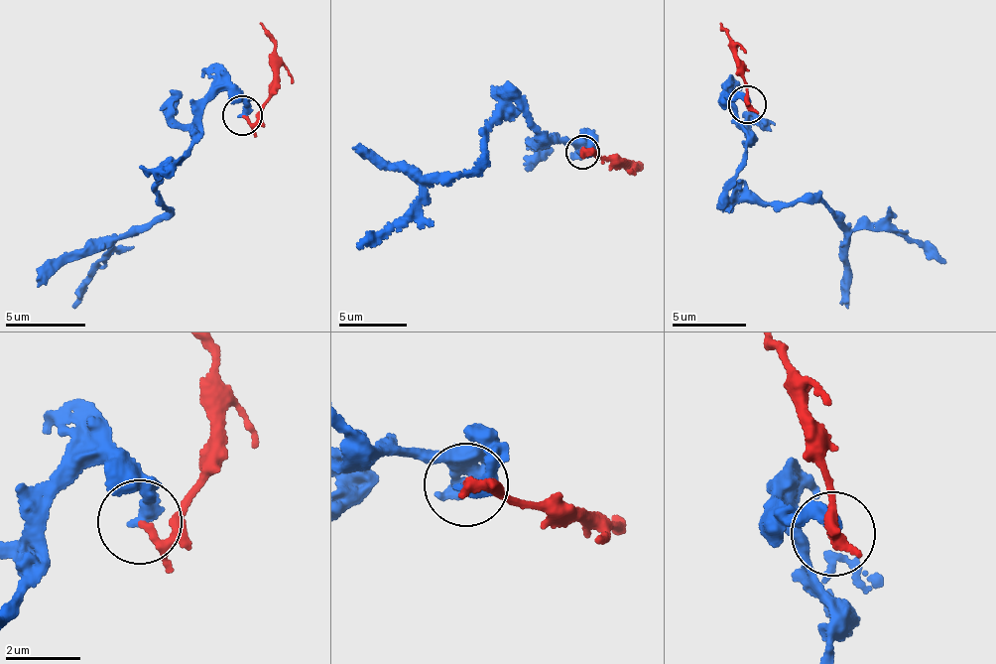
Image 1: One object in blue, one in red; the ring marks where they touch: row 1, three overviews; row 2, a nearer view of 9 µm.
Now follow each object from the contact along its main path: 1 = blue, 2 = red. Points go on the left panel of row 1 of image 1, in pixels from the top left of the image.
1: (241, 116), (239, 98), (219, 90), (190, 153), (164, 164), (157, 188), (171, 209), (112, 240), (73, 308)
2: (241, 116), (259, 112), (270, 92), (275, 40), (259, 23)

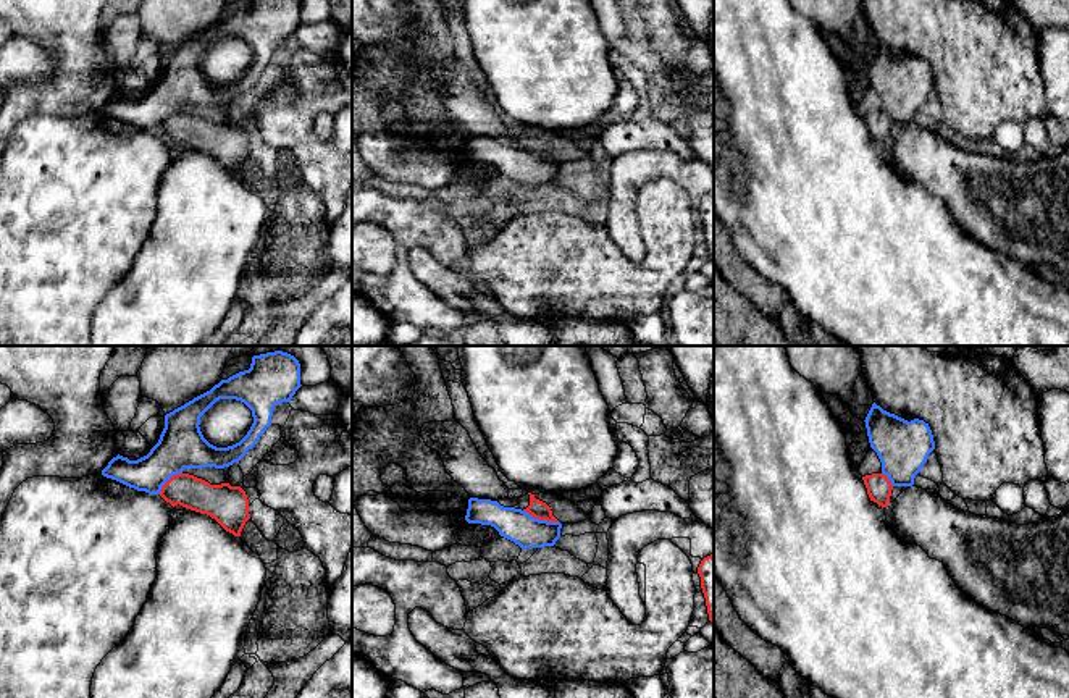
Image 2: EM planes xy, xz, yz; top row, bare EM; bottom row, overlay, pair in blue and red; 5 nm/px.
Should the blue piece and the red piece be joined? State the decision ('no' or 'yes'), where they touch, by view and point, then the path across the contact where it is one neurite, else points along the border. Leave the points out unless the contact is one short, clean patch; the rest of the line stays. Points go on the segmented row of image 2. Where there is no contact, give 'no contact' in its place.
no | xz (541, 521) | along xz (524, 509), (535, 517), (557, 522)

